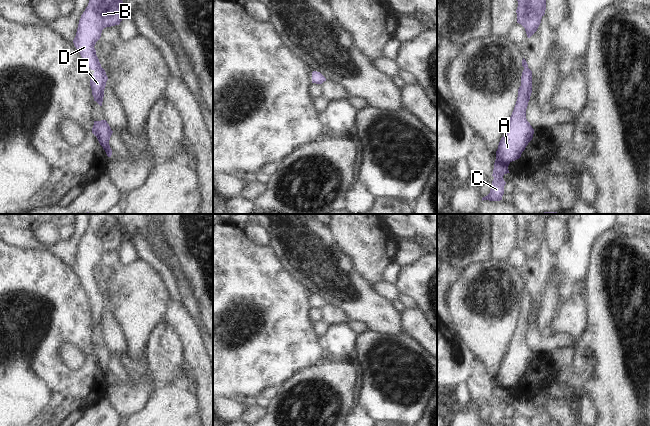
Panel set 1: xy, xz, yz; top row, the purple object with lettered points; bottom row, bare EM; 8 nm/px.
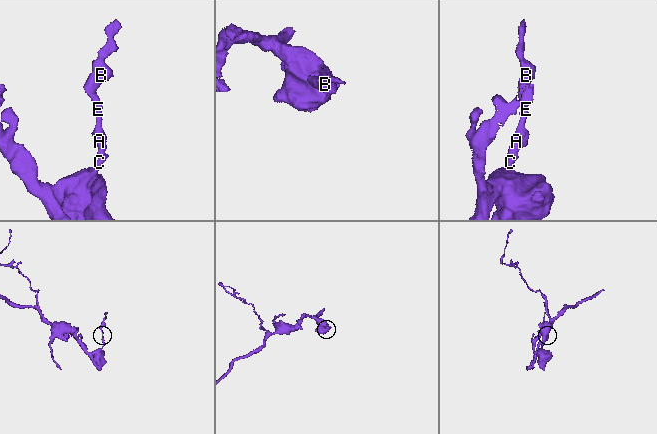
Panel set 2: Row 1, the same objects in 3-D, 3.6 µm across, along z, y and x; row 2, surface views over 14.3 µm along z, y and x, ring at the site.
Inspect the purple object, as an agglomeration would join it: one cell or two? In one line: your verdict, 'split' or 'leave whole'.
leave whole

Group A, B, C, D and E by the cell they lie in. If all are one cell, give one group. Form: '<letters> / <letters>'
A B C D E

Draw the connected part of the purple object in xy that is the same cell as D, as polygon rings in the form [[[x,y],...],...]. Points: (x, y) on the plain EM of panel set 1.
[[[91,214],[88,230],[79,244],[74,270],[86,290],[94,294],[90,310],[94,325],[102,330],[108,301],[101,291],[94,272],[106,251],[119,249],[128,233],[113,214]]]

